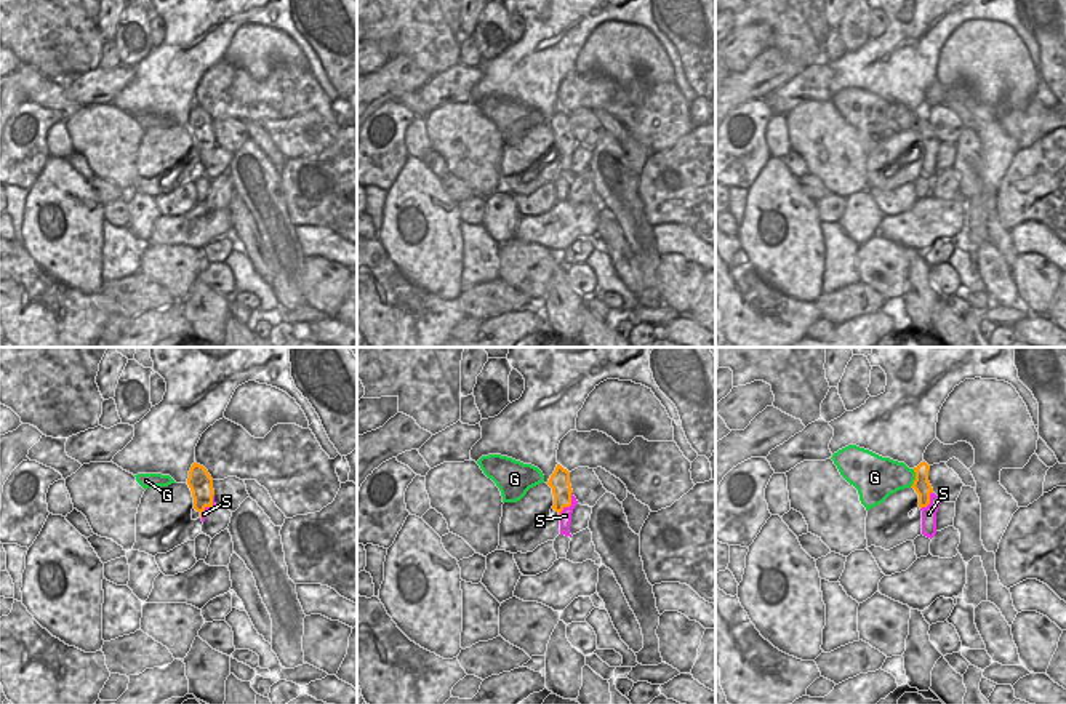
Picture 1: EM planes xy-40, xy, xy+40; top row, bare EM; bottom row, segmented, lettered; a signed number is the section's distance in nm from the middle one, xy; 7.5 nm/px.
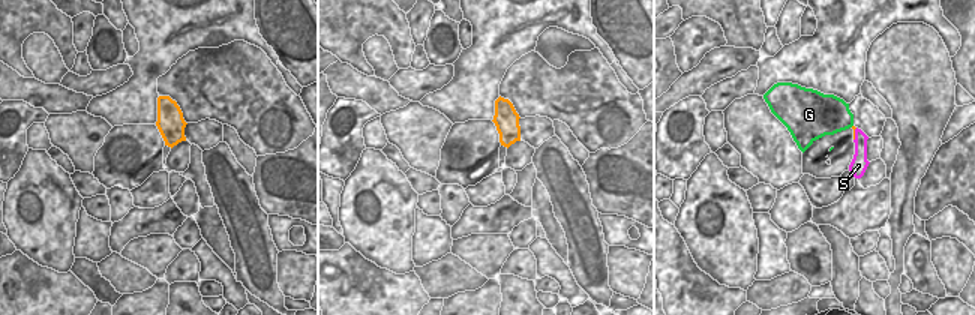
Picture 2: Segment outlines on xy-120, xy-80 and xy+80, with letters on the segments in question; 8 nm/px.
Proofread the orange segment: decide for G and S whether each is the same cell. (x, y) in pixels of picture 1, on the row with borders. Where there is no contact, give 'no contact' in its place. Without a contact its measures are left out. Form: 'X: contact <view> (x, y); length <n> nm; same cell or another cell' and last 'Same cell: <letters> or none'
G: contact xy+40 (916, 479); length 150 nm; another cell
S: contact xy (570, 504); length 200 nm; same cell
Same cell: S

